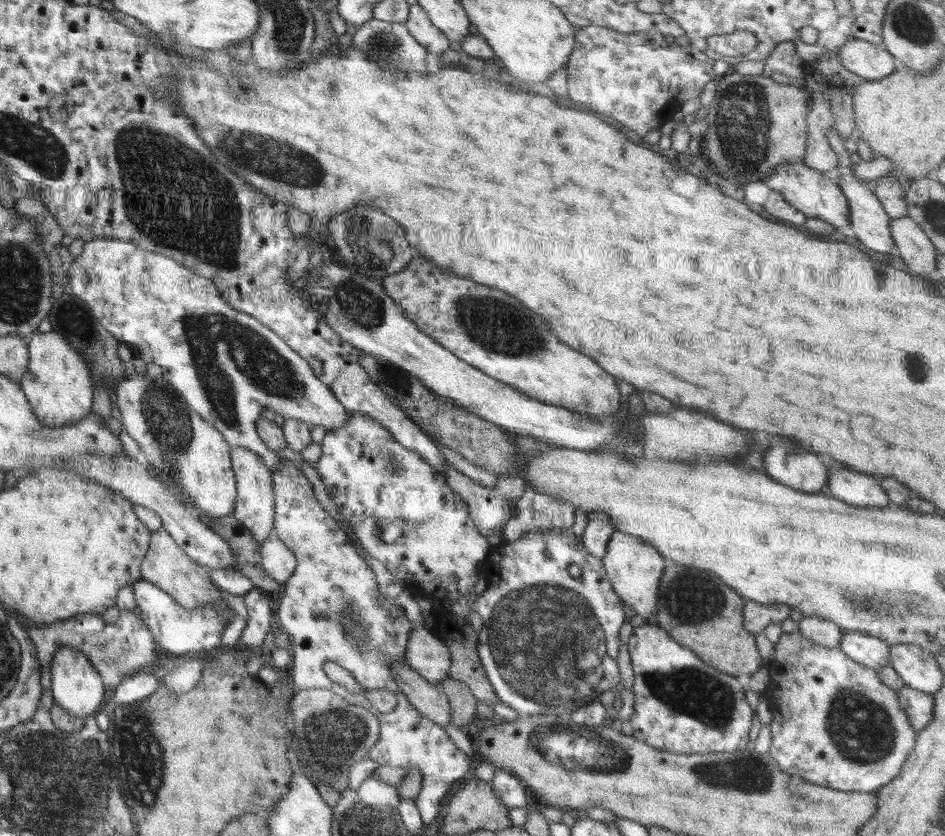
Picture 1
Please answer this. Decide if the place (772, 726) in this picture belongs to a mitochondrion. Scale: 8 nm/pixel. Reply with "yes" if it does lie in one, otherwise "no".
no

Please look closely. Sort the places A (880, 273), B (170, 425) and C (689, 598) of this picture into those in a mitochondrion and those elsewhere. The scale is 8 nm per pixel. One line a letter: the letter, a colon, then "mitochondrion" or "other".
A: other
B: mitochondrion
C: mitochondrion

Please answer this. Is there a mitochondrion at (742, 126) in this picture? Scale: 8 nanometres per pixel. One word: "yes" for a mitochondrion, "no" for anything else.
yes

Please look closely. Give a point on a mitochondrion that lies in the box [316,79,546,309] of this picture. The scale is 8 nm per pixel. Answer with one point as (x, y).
(371, 240)

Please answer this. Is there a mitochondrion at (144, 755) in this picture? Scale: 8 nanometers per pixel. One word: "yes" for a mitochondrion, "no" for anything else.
yes

